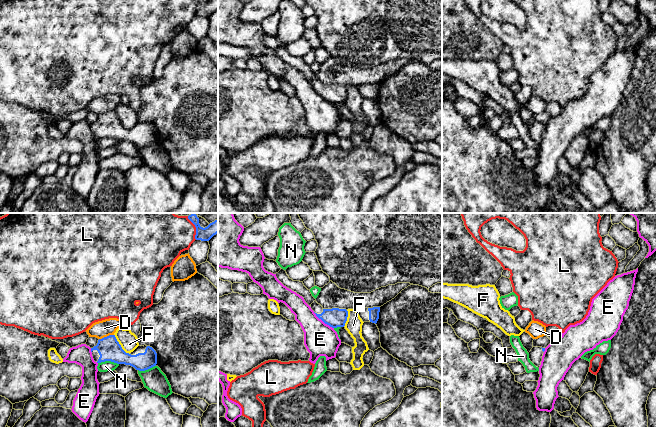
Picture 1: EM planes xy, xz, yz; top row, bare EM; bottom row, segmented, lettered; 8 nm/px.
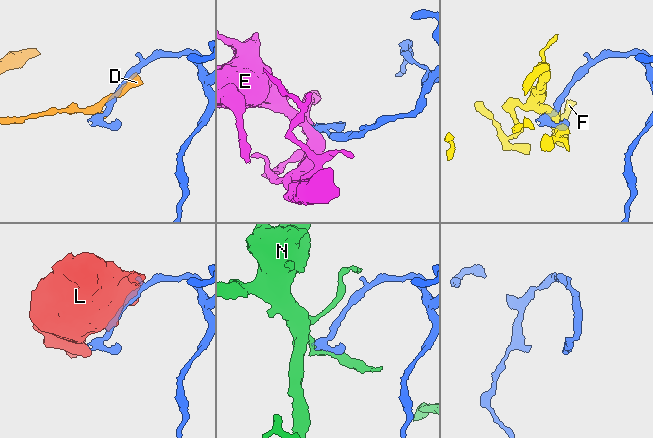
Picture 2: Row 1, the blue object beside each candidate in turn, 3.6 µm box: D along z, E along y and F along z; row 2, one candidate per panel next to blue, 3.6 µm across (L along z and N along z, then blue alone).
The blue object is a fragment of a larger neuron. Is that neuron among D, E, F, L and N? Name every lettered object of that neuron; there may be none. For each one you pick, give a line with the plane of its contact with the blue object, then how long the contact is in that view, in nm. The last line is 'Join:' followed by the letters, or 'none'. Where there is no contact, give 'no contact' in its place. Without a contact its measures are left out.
Join: none

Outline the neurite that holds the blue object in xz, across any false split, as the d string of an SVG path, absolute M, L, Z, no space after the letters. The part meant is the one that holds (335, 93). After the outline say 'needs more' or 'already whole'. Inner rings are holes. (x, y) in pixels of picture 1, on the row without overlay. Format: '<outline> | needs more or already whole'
M316 77L311 80L311 85L315 88L319 95L330 103L337 104L345 102L348 93L348 87L346 85L324 85Z | needs more

